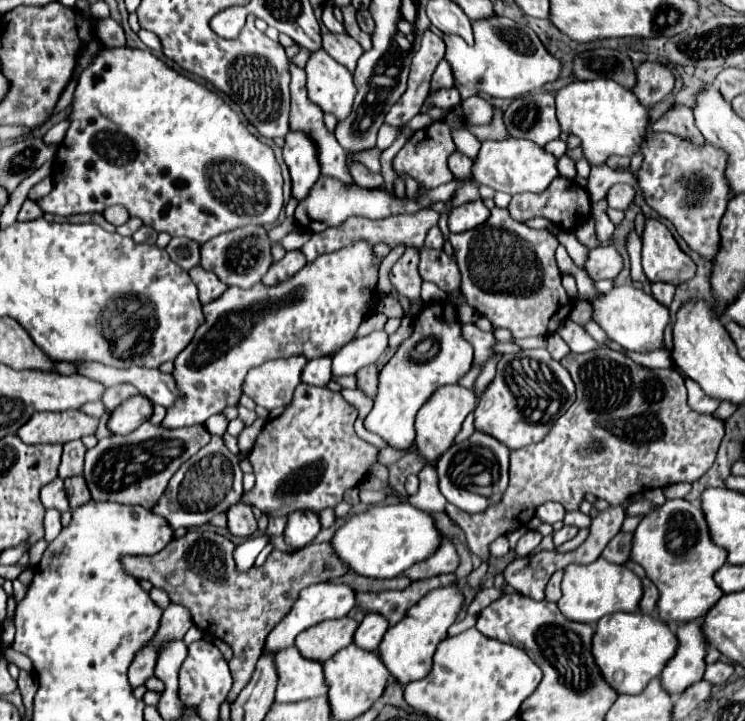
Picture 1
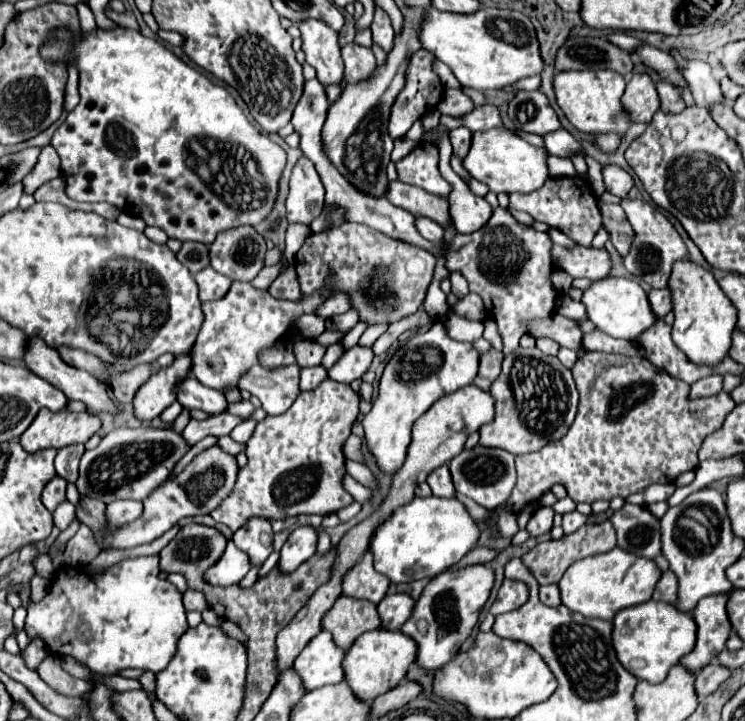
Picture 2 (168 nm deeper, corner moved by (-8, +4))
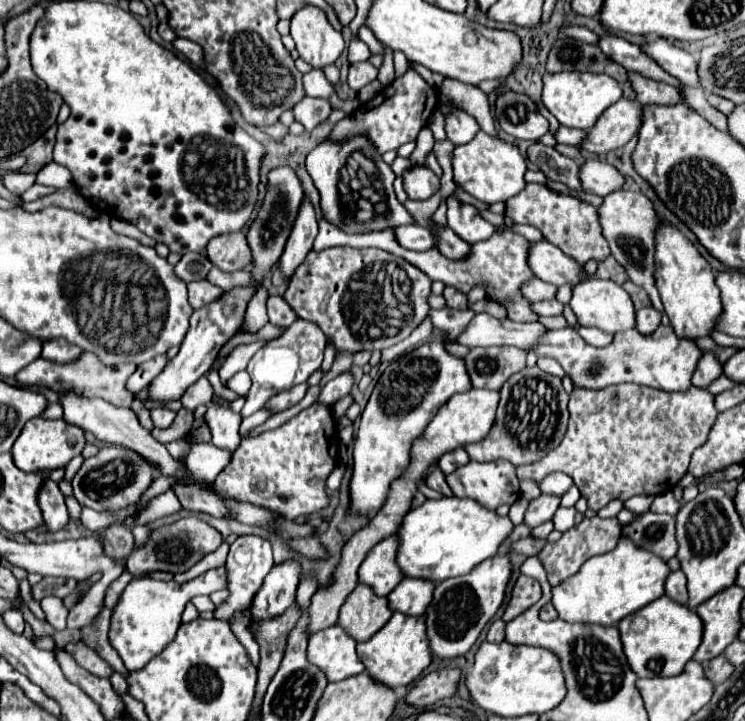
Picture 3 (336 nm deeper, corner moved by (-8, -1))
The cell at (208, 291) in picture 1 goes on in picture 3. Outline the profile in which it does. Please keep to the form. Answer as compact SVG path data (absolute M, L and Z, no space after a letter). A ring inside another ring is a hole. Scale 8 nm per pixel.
M207 280L191 282L191 284L187 284L187 290L189 290L189 304L195 310L209 304L209 302L213 302L215 298L219 298L223 294L223 290L219 290L217 286L213 286Z

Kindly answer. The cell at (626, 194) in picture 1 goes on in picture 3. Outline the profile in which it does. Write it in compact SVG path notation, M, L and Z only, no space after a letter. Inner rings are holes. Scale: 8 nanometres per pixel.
M587 160L579 168L579 180L583 192L591 192L597 196L607 196L611 190L619 190L623 186L623 176L607 162Z

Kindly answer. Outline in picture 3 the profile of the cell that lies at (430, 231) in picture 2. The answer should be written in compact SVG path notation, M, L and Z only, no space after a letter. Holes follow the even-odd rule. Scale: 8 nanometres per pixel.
M413 224L413 226L397 226L395 230L395 240L407 248L407 250L429 250L433 246L433 236L431 236L431 230L427 228L421 228L419 224Z

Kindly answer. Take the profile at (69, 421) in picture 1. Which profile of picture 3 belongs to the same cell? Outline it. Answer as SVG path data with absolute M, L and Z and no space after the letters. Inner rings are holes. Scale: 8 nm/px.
M41 416L37 418L31 418L19 438L15 440L15 446L11 450L13 454L13 462L19 470L25 470L25 472L51 472L55 468L65 468L65 464L79 456L85 448L85 434L83 430L63 422L63 420L45 420Z

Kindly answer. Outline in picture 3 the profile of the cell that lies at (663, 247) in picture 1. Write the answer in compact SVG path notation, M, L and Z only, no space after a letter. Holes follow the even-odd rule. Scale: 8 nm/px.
M615 190L603 198L603 204L597 208L599 214L599 224L603 238L607 240L611 254L615 260L631 274L631 280L647 290L651 296L651 302L655 310L663 312L663 304L659 298L659 292L655 290L655 226L659 224L659 218L653 210L653 204L647 196L641 192L627 192L627 190Z

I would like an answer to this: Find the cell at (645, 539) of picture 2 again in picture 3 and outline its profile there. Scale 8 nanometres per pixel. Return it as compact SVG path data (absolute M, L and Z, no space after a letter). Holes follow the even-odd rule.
M645 512L639 520L623 530L629 534L637 546L651 550L665 560L677 554L677 540L675 540L675 518L669 514L653 514Z

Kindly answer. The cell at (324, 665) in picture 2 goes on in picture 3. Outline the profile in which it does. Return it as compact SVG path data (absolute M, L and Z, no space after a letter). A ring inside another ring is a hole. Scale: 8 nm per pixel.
M335 624L311 634L307 656L311 664L325 670L329 682L337 682L365 670L355 646L355 638Z

